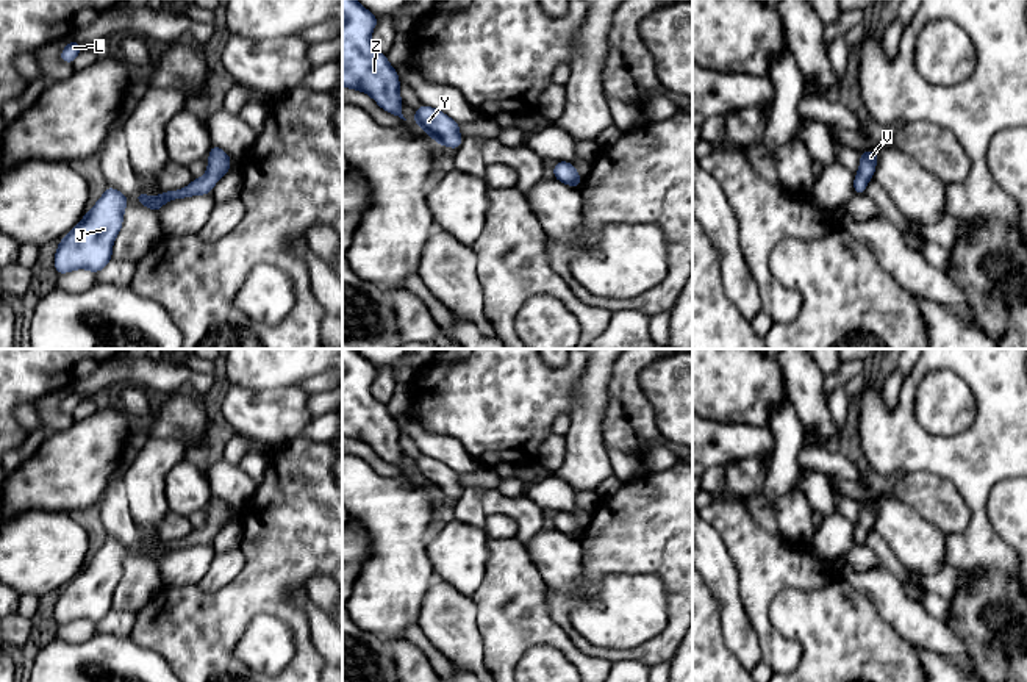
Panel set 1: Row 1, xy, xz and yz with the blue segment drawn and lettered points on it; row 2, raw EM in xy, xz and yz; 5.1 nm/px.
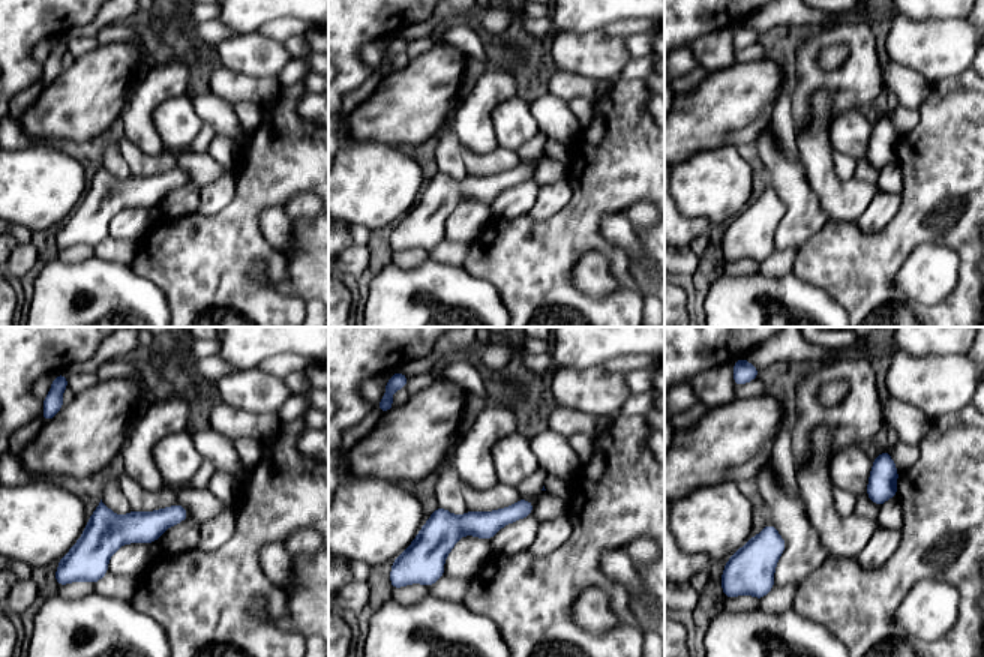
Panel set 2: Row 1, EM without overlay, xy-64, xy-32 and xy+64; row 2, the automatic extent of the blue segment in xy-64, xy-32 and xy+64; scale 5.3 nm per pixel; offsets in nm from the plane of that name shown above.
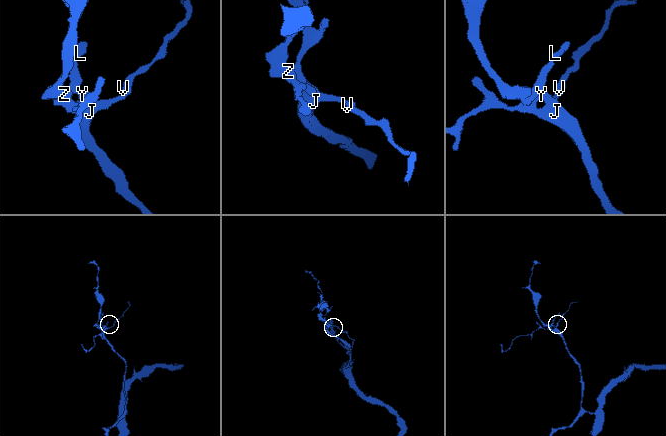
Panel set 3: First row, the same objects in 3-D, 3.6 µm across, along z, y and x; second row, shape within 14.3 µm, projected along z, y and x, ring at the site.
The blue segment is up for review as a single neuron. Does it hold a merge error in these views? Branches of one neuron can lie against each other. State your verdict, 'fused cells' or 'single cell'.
single cell

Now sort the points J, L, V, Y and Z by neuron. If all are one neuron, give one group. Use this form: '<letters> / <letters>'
J L V Y Z

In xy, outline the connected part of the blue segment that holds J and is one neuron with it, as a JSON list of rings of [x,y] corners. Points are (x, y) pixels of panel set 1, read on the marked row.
[[[106,186],[97,203],[58,242],[53,257],[58,275],[75,269],[97,274],[111,261],[113,244],[122,228],[127,205],[127,196]]]

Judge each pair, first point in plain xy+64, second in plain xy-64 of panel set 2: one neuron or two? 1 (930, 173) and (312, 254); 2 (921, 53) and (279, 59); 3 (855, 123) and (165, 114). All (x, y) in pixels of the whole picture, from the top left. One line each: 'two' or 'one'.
1: two
2: one
3: one

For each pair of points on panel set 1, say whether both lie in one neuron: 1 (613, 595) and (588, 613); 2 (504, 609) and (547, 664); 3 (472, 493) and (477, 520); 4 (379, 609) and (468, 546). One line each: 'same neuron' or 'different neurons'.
1: same neuron
2: different neurons
3: same neuron
4: different neurons

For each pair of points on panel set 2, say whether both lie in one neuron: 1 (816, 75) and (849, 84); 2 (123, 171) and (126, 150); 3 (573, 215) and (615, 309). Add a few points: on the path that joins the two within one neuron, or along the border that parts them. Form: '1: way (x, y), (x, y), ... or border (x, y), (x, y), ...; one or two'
1: way (824, 80), (842, 84); one
2: border (117, 141), (117, 149), (132, 173); two
3: way (597, 239), (620, 261), (623, 285); one

